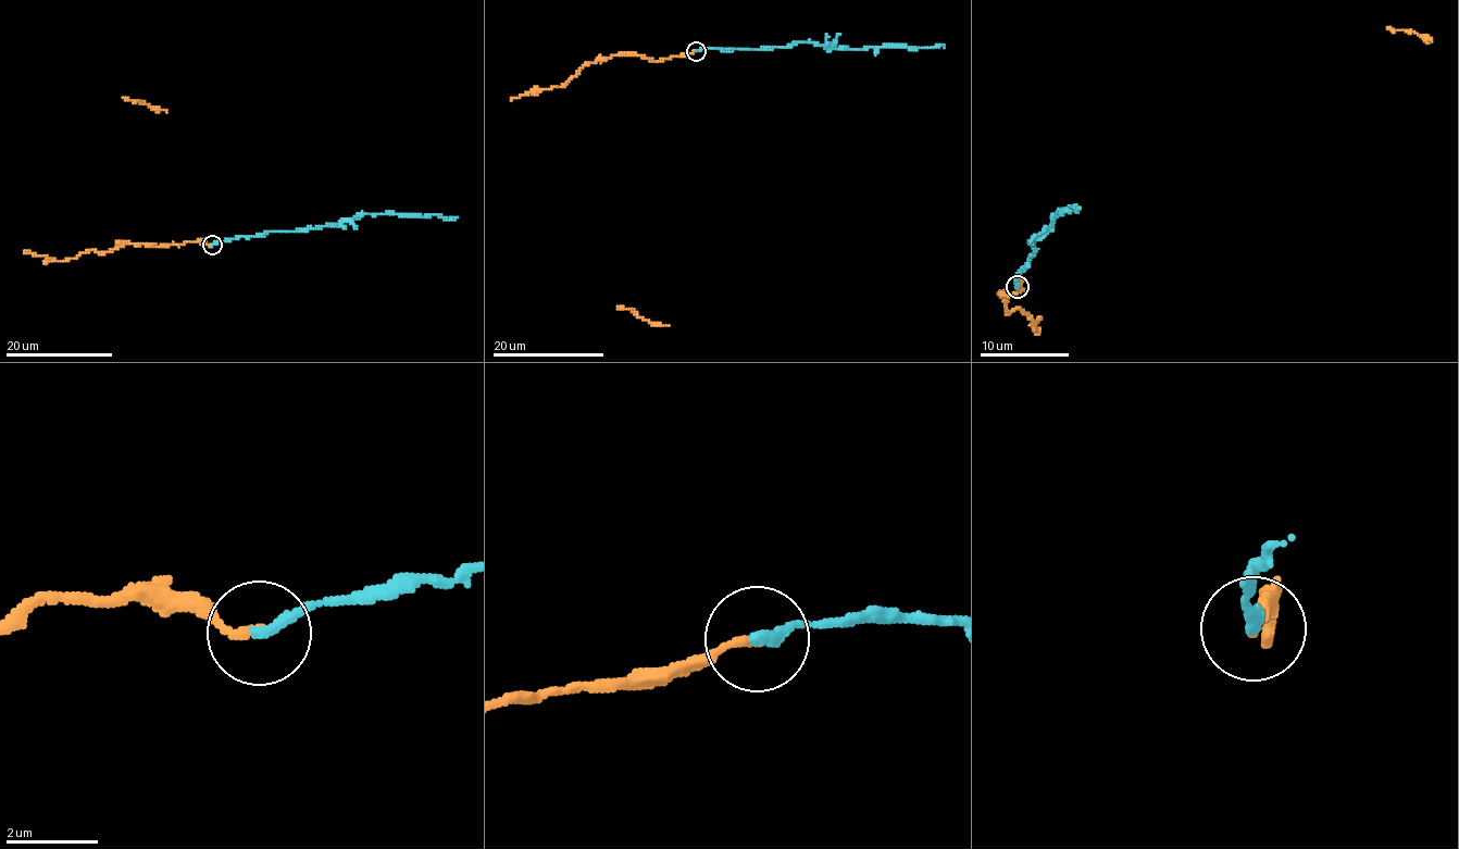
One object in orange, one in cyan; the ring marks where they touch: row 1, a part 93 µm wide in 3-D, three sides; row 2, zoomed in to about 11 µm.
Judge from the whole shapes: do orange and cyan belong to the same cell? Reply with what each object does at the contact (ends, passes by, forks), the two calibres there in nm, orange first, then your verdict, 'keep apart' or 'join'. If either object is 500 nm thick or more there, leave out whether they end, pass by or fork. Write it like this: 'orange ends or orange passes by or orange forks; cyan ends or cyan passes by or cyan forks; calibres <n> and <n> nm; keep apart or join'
orange ends; cyan ends; calibres 160 and 260 nm; join

